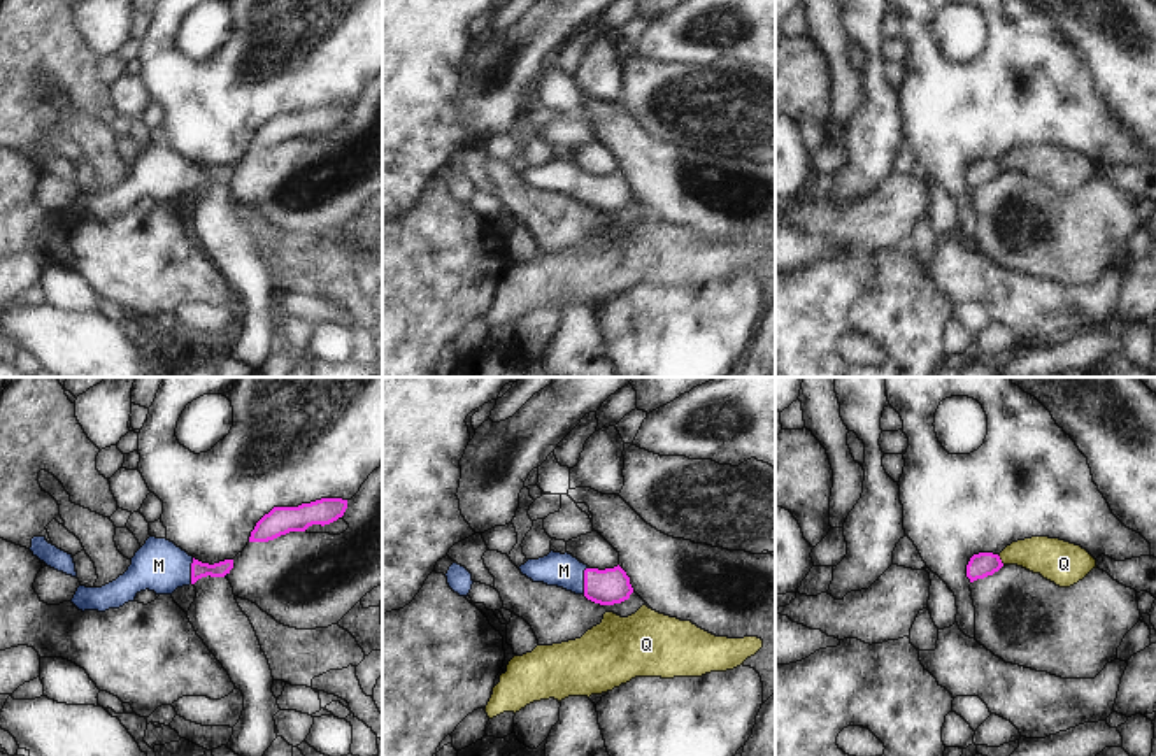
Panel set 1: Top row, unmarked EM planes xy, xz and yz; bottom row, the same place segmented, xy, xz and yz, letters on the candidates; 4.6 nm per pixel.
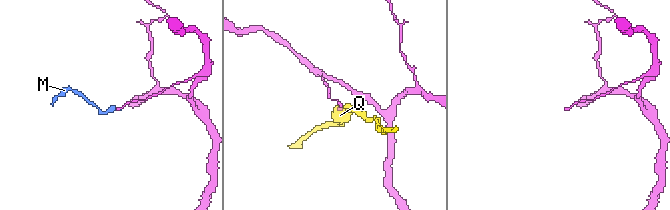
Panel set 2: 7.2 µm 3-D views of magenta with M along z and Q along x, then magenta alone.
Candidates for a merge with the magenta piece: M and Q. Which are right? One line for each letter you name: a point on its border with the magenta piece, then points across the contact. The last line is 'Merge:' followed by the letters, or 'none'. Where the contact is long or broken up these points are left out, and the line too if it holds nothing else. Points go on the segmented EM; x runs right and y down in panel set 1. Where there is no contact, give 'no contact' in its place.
M: meets magenta in xz at (585, 581); runs through xz (609, 586), (585, 581), (563, 570)
Merge: M

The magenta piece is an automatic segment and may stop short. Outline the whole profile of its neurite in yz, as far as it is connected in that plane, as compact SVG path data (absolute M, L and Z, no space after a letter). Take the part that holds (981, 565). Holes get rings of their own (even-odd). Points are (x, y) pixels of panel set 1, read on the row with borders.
M979 553L974 554L967 565L967 577L970 582L977 579L984 579L988 575L993 575L1003 567L1002 560L998 554L993 553Z

